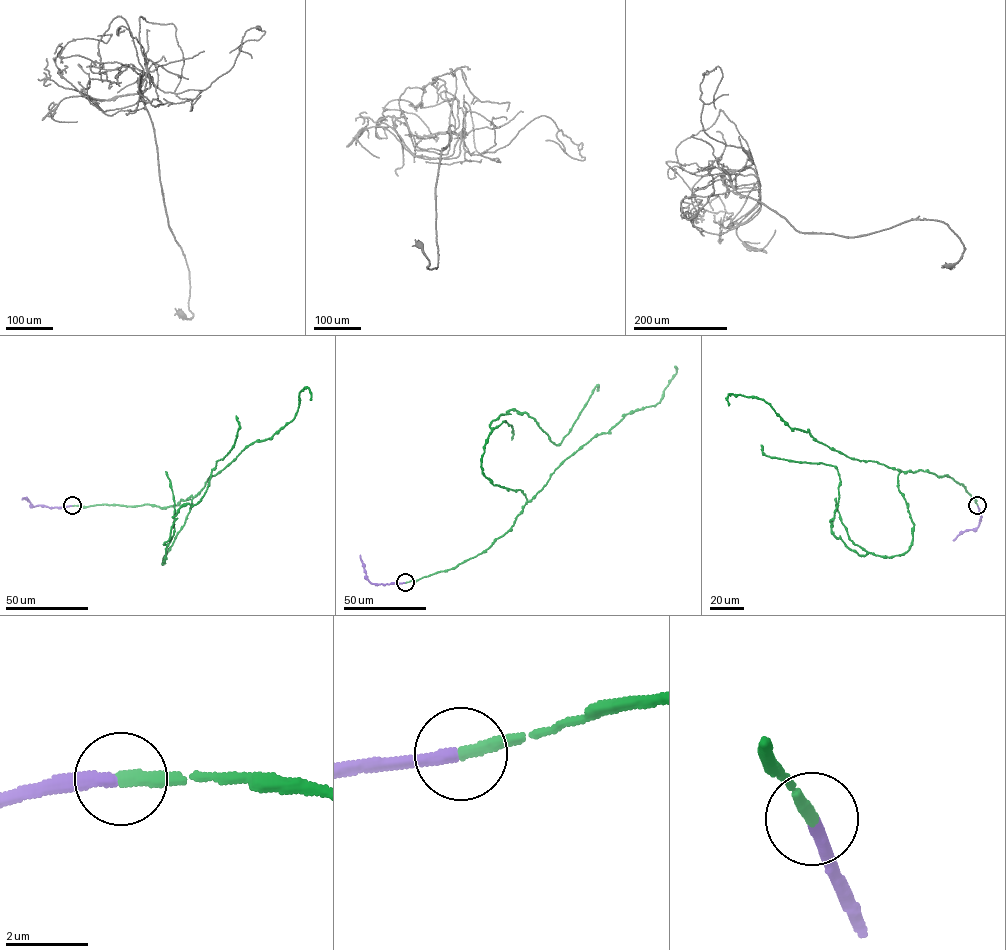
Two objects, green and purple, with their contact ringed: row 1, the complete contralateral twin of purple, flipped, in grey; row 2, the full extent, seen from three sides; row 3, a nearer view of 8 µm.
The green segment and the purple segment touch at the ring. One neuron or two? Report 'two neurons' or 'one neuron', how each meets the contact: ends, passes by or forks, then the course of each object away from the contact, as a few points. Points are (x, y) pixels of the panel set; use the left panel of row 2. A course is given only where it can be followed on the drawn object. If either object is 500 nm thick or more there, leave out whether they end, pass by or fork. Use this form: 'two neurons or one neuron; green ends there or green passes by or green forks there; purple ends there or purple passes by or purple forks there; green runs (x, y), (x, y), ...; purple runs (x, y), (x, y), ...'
one neuron; green ends there; purple ends there; green runs (72, 505), (165, 508), (192, 497), (165, 563), (174, 516), (201, 499), (216, 462), (237, 437), (236, 415); purple runs (72, 505), (34, 506), (27, 499), (22, 499)

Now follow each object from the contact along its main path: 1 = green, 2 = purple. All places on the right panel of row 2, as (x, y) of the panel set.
1: (977, 504), (948, 475), (900, 472), (909, 550), (859, 555), (831, 530), (836, 467), (771, 458), (761, 445)
2: (977, 505), (981, 517), (977, 527), (963, 532), (953, 540)

